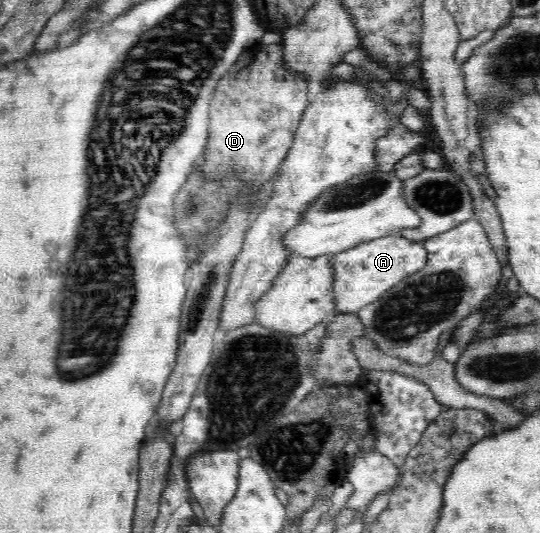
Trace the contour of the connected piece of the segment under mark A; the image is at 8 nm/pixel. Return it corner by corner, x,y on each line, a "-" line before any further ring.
399,234
388,235
352,247
332,257
334,267
334,295
336,312
356,314
382,298
402,279
421,271
428,262
428,253
422,242
413,242

